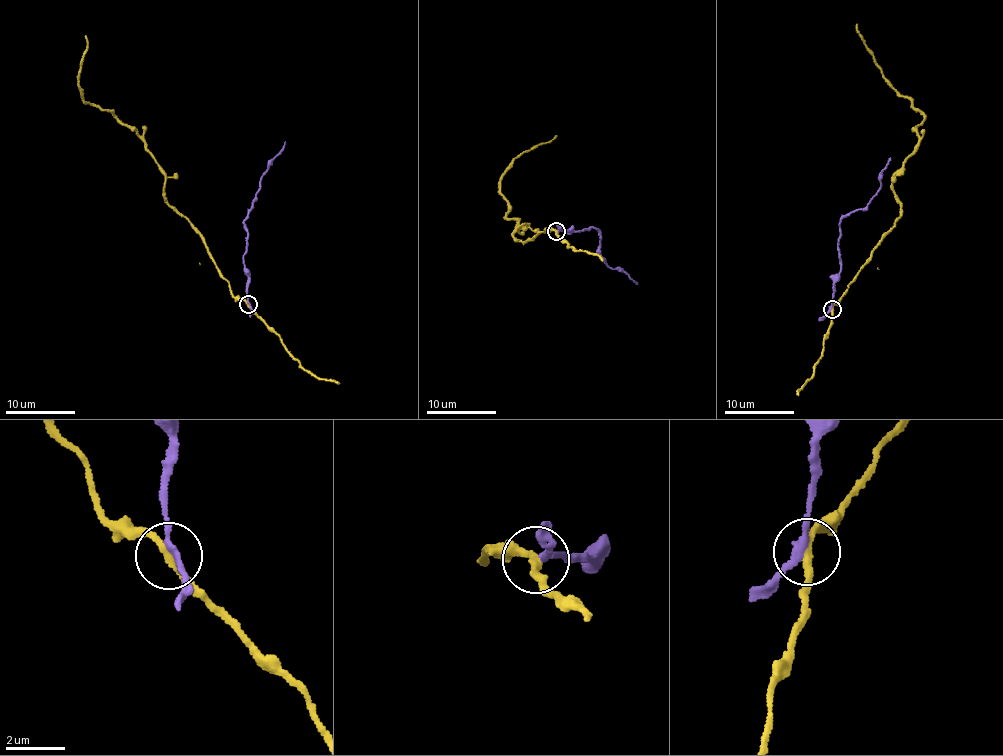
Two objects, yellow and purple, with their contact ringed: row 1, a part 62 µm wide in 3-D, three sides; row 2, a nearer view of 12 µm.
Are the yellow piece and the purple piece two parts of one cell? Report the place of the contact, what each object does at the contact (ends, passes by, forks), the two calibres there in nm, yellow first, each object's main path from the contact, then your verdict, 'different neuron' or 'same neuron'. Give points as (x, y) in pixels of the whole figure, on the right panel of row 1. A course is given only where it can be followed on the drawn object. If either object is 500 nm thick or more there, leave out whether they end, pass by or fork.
(832, 309) | yellow passes by | purple passes by | 240/200 nm | yellow via (831, 309), (897, 222), (902, 210), (892, 179), (916, 144), (916, 126), (924, 118), (883, 74), (857, 23) | purple via (831, 309), (834, 278), (840, 269), (839, 222), (850, 213), (861, 210), (876, 193), (880, 175), (889, 157) | different neuron

